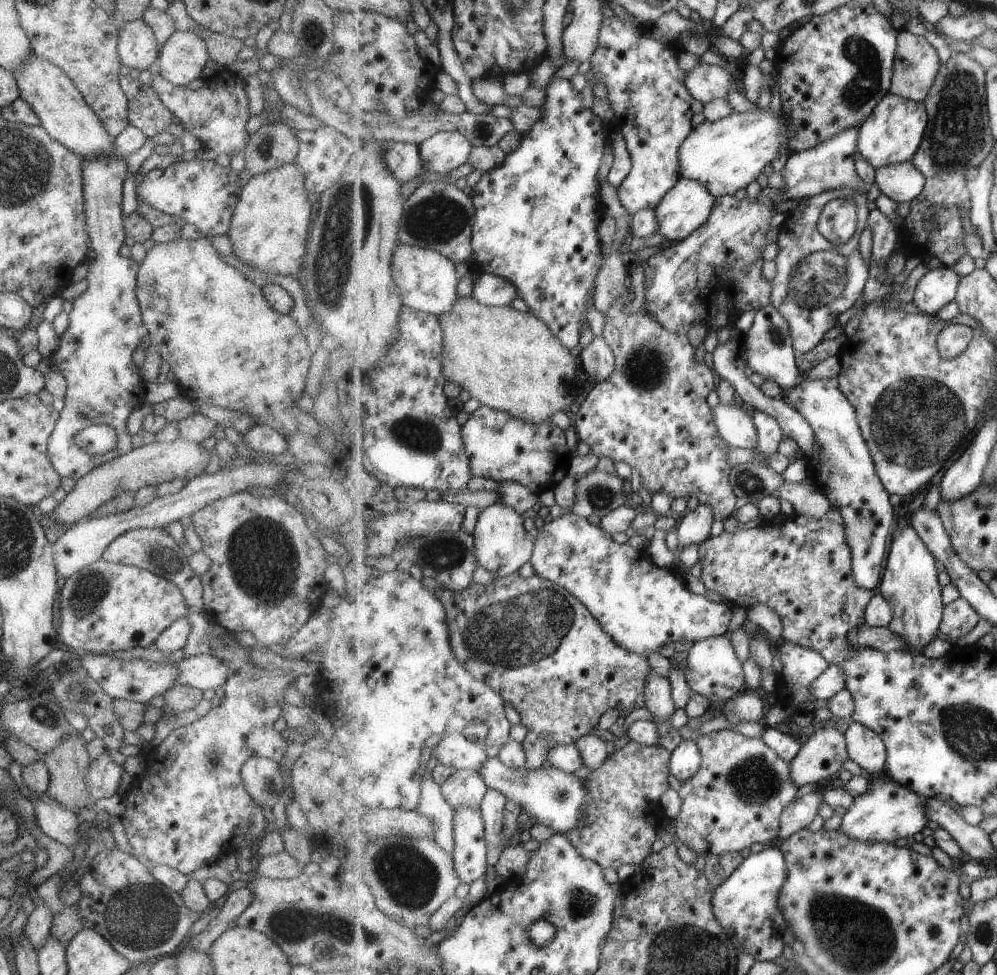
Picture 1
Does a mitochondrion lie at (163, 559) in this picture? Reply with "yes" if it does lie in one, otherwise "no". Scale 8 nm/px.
yes

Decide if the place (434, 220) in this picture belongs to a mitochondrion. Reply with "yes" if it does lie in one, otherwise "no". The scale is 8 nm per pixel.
yes

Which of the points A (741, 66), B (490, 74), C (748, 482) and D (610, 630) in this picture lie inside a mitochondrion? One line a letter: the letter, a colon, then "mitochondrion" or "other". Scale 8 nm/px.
A: other
B: other
C: mitochondrion
D: other

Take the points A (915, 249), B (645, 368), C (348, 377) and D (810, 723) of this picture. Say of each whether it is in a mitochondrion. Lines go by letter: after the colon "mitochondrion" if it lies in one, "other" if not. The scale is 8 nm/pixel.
A: other
B: mitochondrion
C: other
D: other

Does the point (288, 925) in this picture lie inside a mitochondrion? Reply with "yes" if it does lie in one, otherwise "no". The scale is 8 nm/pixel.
yes

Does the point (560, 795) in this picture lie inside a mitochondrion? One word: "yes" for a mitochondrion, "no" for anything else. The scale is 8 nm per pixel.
yes

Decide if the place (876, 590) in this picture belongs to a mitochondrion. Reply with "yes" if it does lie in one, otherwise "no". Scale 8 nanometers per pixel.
no

